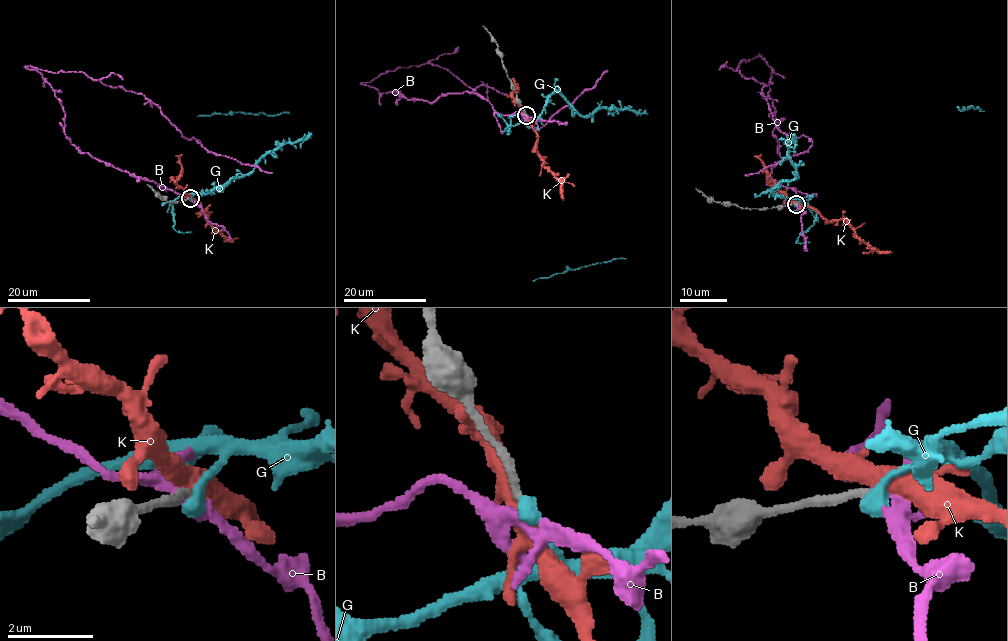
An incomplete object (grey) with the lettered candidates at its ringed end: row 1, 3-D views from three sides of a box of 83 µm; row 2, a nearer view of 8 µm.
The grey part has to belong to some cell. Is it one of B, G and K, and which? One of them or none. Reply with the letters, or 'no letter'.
no letter

